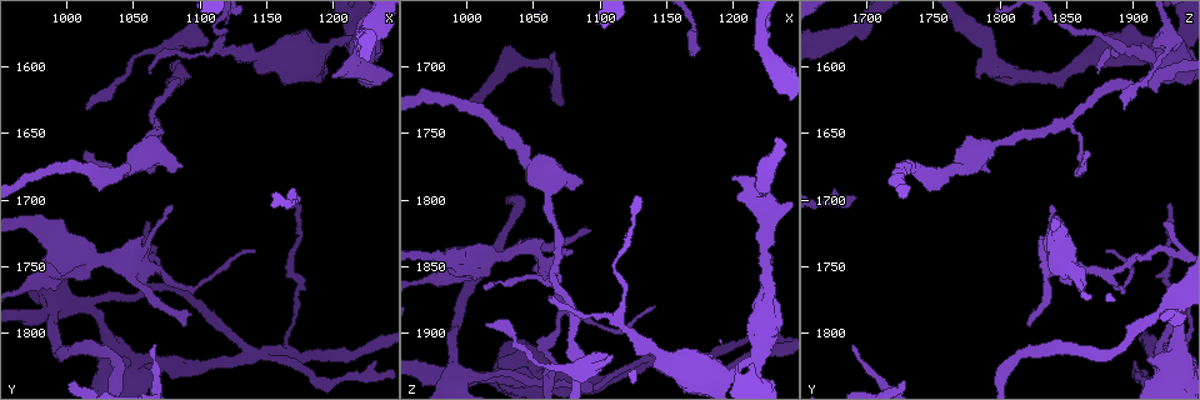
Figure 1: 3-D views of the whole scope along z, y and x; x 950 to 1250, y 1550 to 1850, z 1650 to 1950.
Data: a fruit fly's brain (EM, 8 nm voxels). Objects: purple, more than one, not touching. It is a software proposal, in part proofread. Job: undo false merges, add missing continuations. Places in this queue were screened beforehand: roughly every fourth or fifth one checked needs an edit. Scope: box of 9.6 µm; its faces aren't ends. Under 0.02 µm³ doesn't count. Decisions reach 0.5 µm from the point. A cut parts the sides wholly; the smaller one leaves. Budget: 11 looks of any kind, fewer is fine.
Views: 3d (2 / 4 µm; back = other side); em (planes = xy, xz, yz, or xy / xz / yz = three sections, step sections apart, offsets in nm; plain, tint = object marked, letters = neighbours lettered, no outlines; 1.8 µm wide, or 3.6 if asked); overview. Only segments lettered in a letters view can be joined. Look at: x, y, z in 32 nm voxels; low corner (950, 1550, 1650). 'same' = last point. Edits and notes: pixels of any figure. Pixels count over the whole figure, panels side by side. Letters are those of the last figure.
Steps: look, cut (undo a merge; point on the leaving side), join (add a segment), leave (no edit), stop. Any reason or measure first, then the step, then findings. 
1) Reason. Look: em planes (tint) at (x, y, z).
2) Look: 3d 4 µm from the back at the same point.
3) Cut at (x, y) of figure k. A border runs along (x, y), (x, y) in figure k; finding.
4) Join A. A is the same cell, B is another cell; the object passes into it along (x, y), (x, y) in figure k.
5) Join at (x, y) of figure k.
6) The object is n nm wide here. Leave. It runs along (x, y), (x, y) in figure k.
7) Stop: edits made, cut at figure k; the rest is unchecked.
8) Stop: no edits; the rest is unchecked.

Sudden change in width. Look: em 3.6 µm planes (letters) at (1004, 1778, 1934).

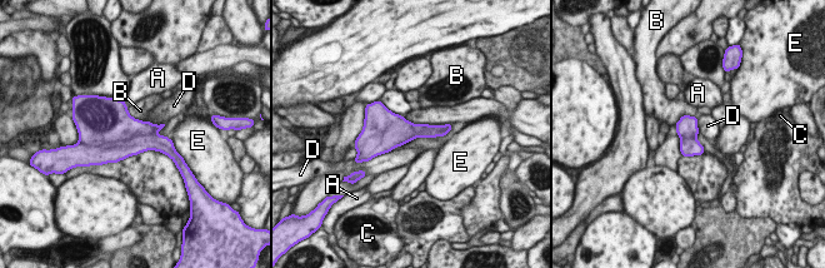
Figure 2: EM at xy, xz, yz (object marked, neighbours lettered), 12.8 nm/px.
Cut at (113, 124) of figure 2. A, B, C, D and E are other cells; a border runs along (151, 133), (90, 147) in figure 2; a second neuron is stuck on.

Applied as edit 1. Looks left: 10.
Redraw. Look: overview.

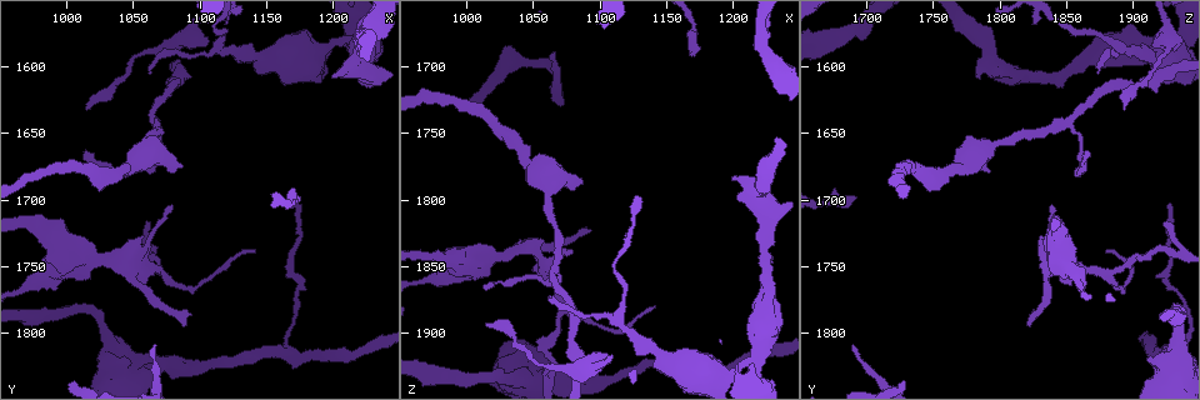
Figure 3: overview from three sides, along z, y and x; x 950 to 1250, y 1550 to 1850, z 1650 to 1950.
Calibre changes. Look: 3d 4 µm at (992, 1748, 1852).

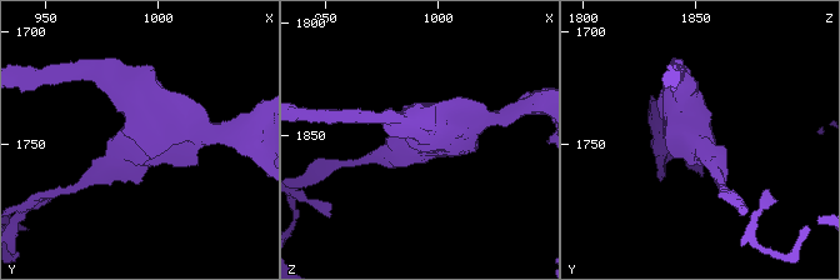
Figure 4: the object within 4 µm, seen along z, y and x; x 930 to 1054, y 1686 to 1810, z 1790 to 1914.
Look: em 3.6 µm planes (letters) at (990, 1749, 1852).

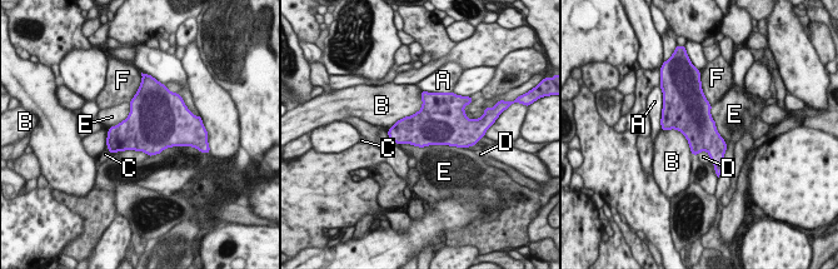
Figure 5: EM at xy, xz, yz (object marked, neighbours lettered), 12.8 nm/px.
Leave. A, B, C, D, E and F are other cells; a border runs along (399, 143), (460, 148) in figure 5; all the same neuron.

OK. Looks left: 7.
Thin end. Look: em planes (letters) at (1064, 1810, 1690).

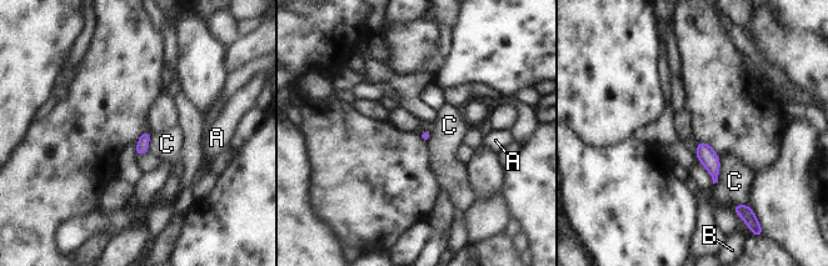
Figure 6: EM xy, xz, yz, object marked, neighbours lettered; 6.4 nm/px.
Leave. A, B and C are other cells; a border runs along (719, 157), (719, 176), (714, 184) in figure 6; no lettered segment goes on from it.

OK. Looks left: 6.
Thick end. Look: em yz step 4 (letters) at (1200, 1608, 1784).

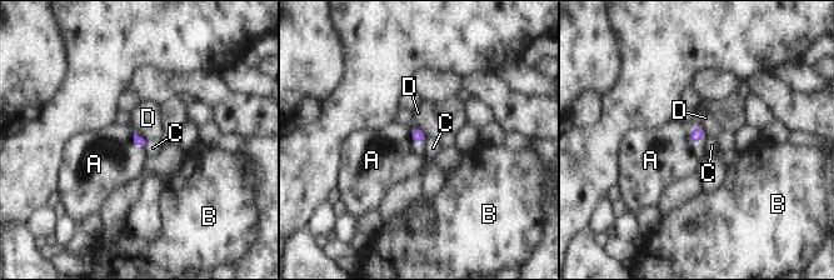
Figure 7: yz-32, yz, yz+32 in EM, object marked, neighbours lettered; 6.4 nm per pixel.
Join A. A is the same cell, B, C and D are other cells; the object passes into it along (698, 134), (690, 134), (659, 156) in figure 7; the neuron continues.

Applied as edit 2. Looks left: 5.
Stop: edits made, cut at figure 2, join at figure 7; the rest is unchecked.

